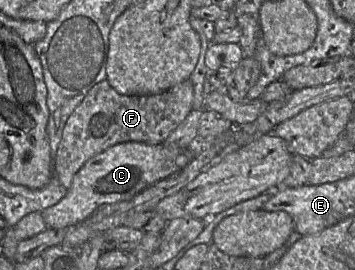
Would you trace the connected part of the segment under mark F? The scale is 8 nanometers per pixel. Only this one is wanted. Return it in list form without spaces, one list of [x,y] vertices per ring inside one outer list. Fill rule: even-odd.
[[[107,79],[95,84],[82,102],[69,116],[54,158],[54,172],[63,186],[69,188],[79,169],[93,156],[123,142],[140,142],[148,145],[163,144],[169,135],[187,118],[193,109],[194,89],[191,80],[185,80],[156,95],[127,96],[118,93]]]

